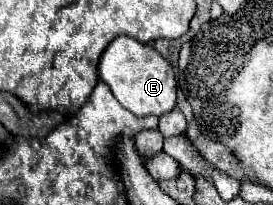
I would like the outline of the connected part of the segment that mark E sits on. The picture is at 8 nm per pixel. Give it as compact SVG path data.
M116 37L104 51L98 65L100 79L110 87L114 97L124 109L136 117L164 115L176 107L176 79L174 69L166 57L162 57L152 45L144 45L134 37Z

